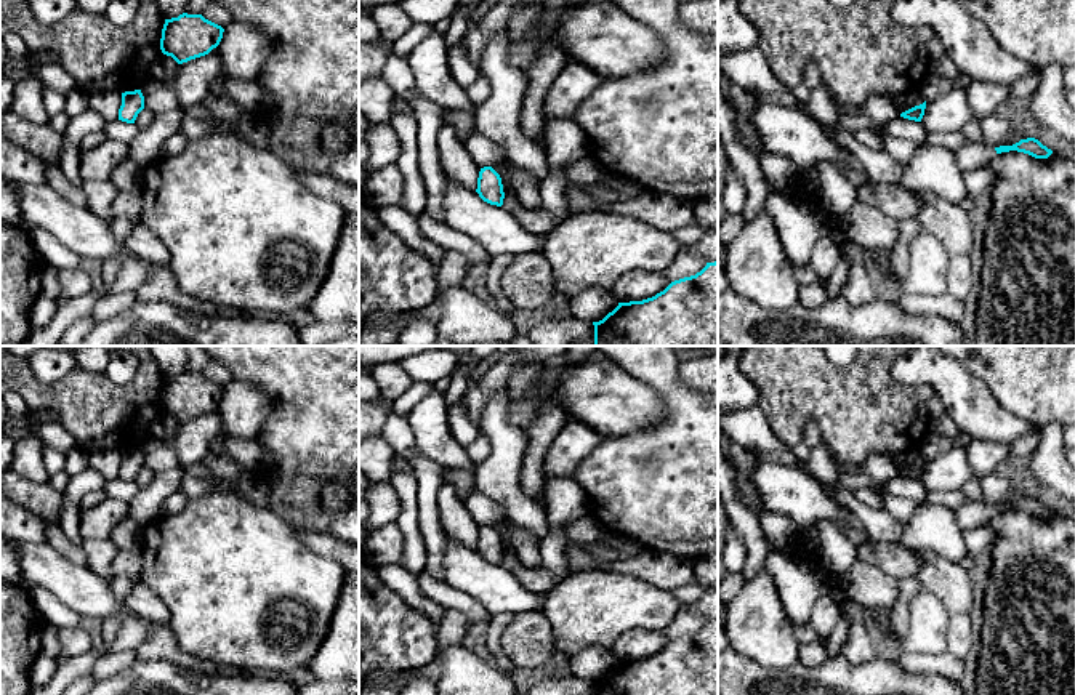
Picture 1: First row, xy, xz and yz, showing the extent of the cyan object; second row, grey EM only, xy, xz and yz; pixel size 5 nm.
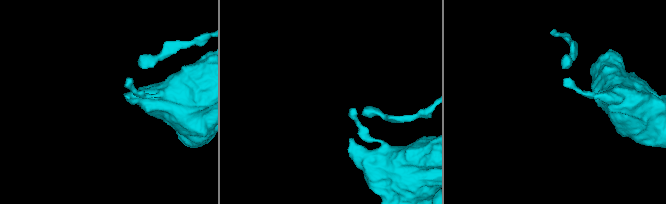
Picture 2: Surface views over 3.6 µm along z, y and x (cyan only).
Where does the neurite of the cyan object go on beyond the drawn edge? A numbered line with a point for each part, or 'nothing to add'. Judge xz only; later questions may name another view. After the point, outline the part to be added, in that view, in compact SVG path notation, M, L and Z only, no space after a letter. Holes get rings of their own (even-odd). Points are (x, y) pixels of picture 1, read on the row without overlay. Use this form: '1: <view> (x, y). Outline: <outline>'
nothing to add

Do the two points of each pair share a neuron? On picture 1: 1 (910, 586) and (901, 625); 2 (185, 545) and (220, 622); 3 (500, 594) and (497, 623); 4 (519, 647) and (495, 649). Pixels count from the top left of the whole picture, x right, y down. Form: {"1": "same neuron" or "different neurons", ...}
{"1": "same neuron", "2": "same neuron", "3": "different neurons", "4": "different neurons"}

